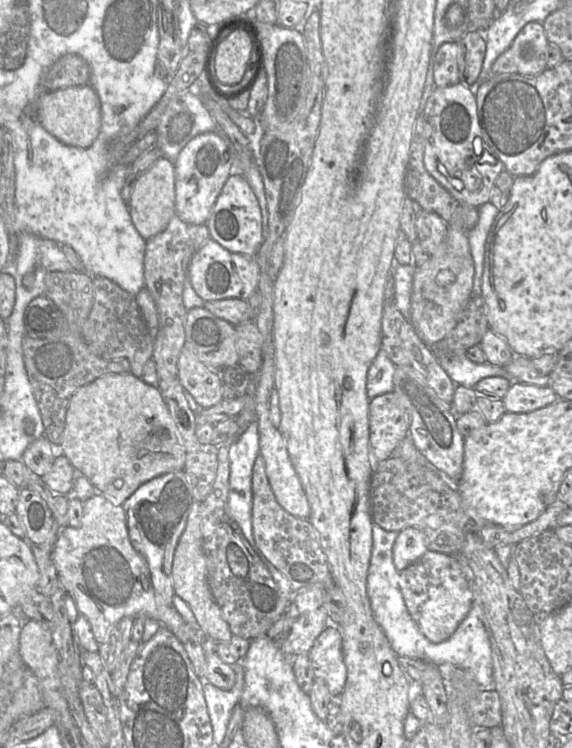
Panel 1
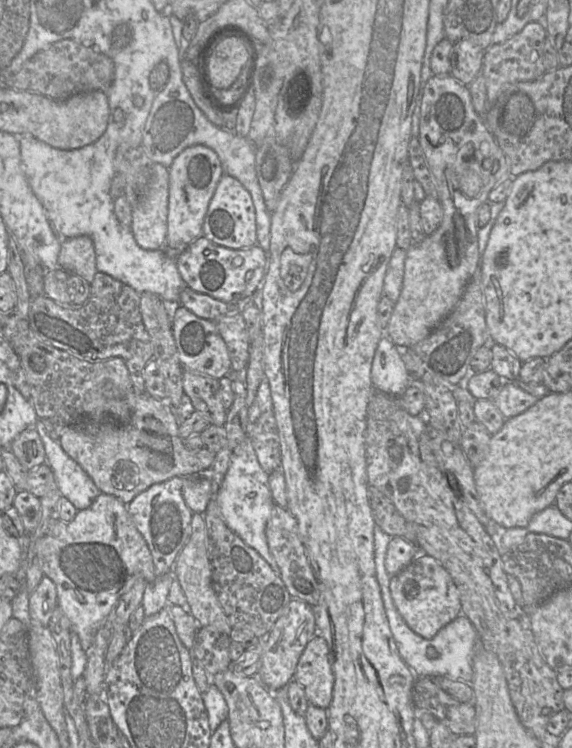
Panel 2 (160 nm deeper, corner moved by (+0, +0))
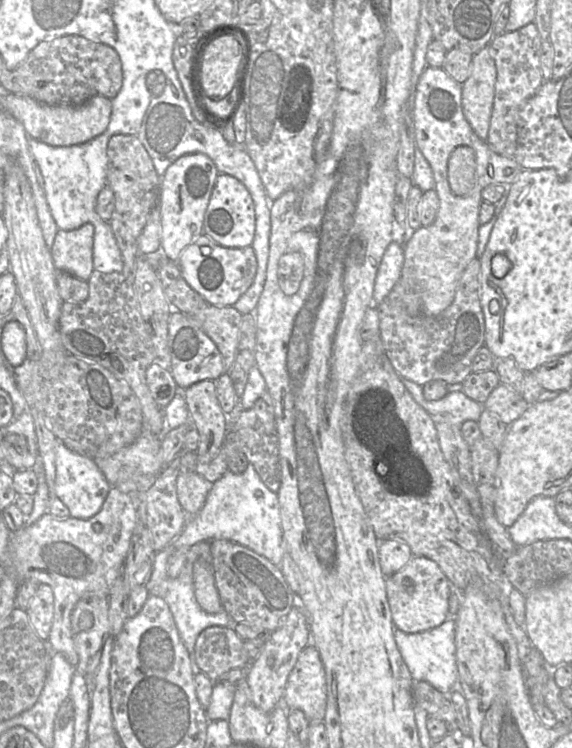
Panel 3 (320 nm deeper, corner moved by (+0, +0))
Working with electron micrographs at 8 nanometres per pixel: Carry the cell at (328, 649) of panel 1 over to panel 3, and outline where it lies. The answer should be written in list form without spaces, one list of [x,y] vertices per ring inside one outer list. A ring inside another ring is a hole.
[[[308,645],[300,652],[288,676],[281,704],[287,709],[300,709],[310,722],[324,722],[327,707],[326,674],[314,645]]]

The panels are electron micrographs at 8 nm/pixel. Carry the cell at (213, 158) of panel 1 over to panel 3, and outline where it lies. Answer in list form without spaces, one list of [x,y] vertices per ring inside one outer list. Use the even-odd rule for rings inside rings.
[[[191,153],[178,158],[161,177],[158,200],[161,251],[170,261],[177,262],[182,251],[203,233],[204,214],[218,174],[207,155]]]

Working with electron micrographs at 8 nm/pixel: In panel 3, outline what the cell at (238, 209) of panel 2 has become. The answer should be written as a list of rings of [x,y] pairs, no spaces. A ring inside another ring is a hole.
[[[218,174],[204,214],[203,233],[215,243],[227,248],[252,245],[255,235],[255,209],[250,193],[235,177]]]

